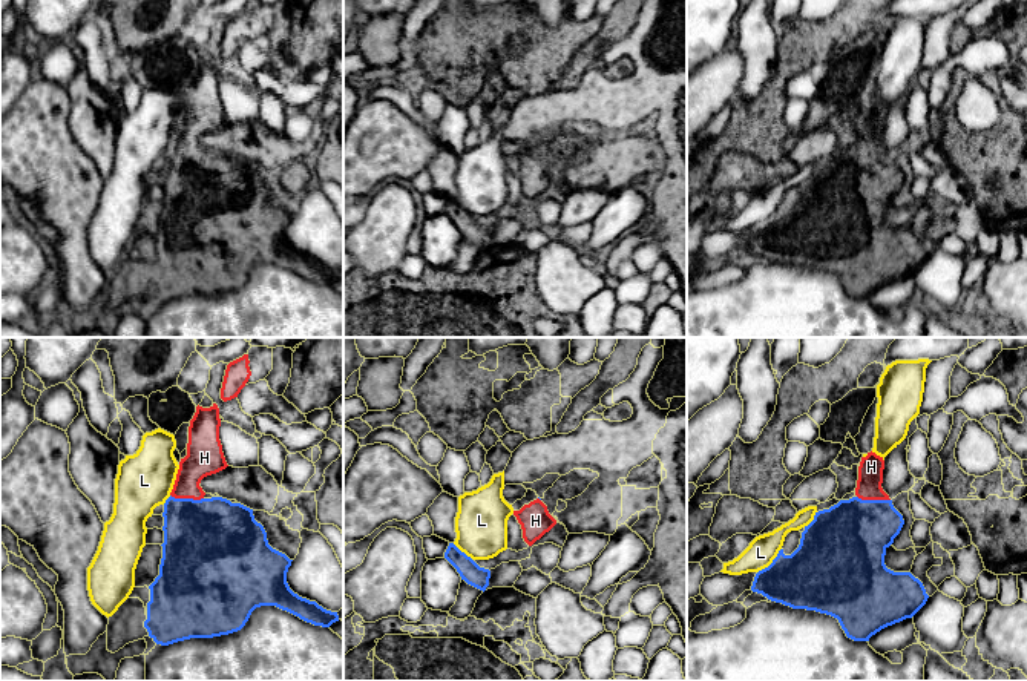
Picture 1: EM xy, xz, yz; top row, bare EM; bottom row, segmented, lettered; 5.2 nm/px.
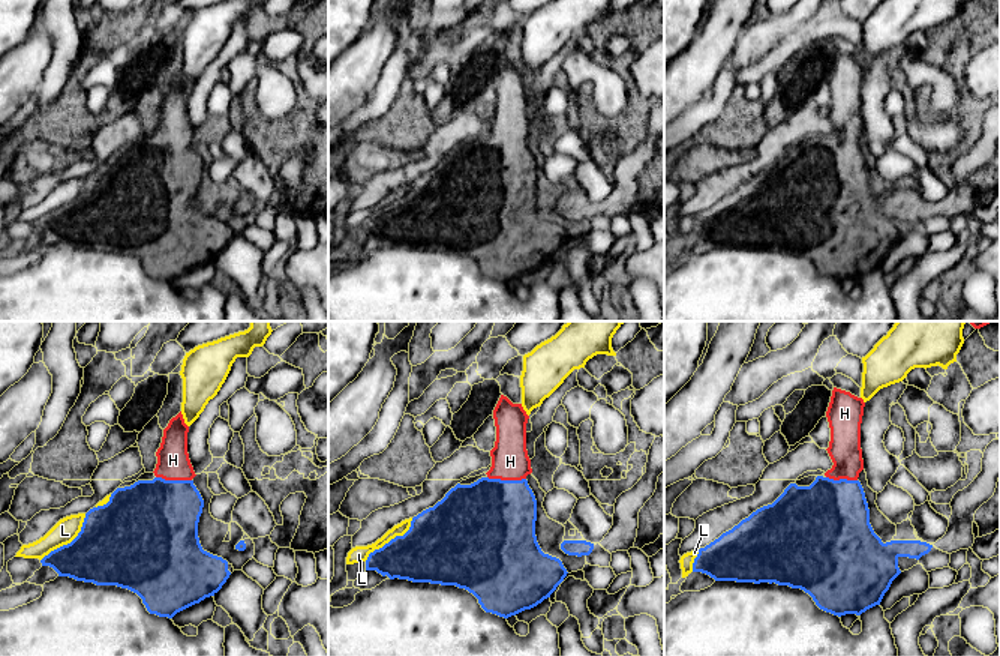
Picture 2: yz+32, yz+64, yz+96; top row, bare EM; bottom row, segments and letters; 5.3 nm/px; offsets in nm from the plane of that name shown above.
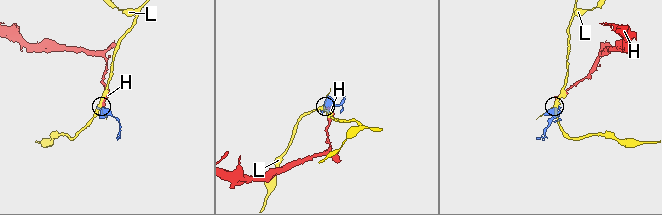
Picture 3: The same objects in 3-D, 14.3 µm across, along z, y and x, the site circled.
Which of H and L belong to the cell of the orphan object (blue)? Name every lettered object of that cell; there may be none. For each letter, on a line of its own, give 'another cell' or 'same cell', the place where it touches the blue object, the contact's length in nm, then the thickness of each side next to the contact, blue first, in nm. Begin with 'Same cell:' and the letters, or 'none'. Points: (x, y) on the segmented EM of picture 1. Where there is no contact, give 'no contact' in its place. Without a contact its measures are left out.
Same cell: H
H: same cell; contact xy (187, 499); length 180 nm; calibres 460 and 190 nm
L: another cell; contact yz (773, 562); length 180 nm; calibres 360 and 150 nm

